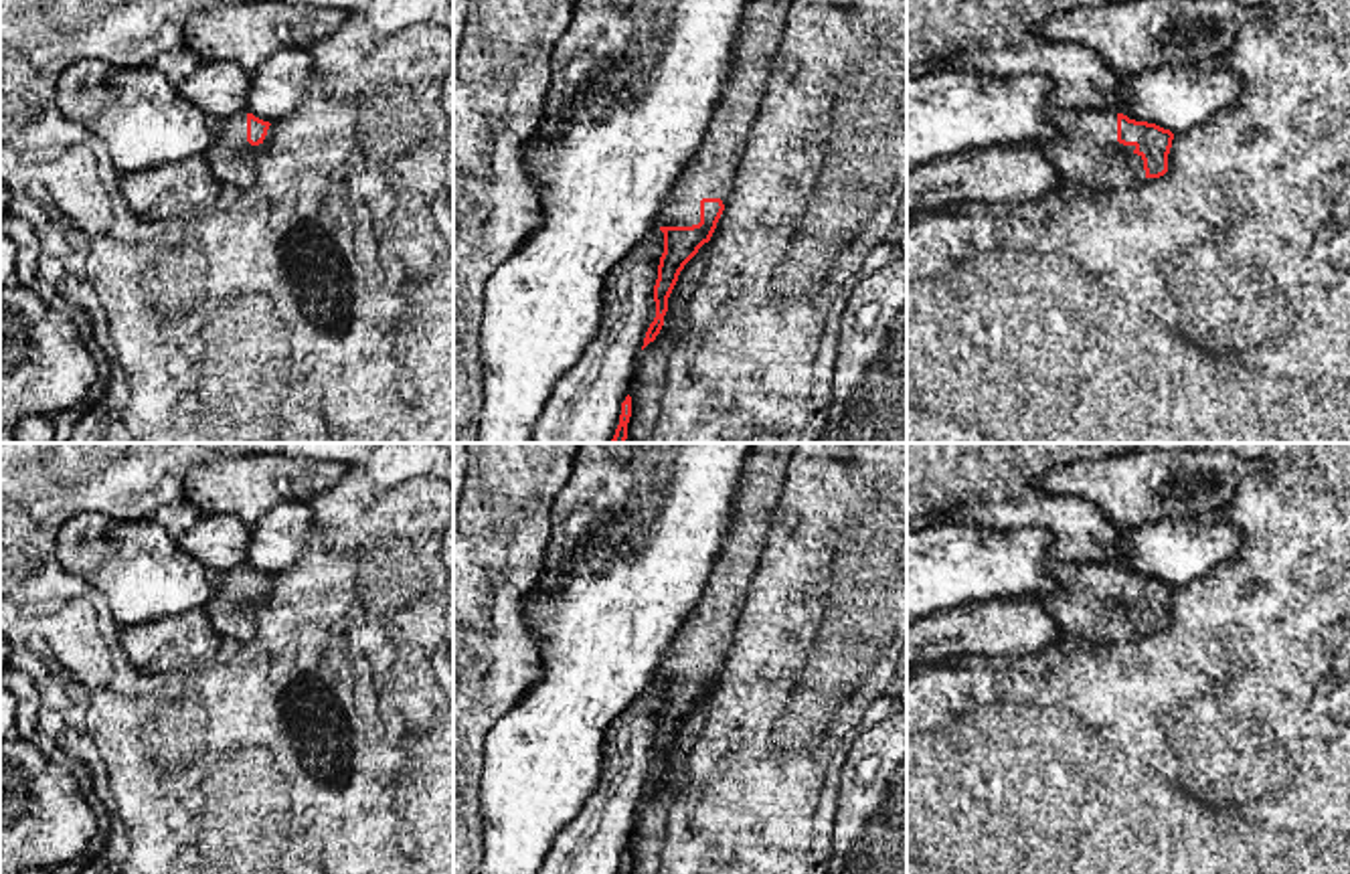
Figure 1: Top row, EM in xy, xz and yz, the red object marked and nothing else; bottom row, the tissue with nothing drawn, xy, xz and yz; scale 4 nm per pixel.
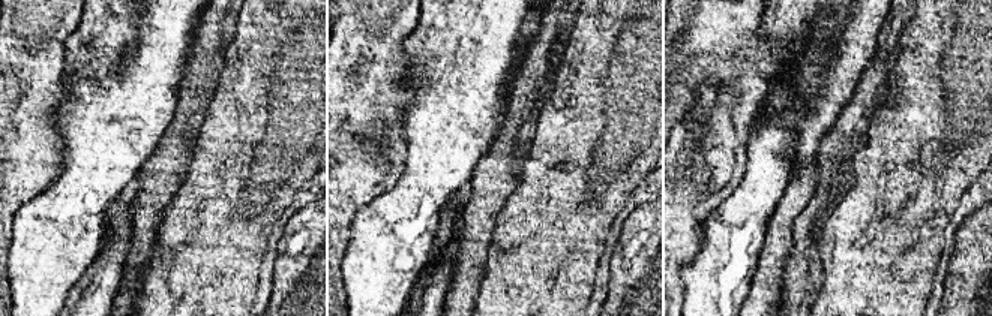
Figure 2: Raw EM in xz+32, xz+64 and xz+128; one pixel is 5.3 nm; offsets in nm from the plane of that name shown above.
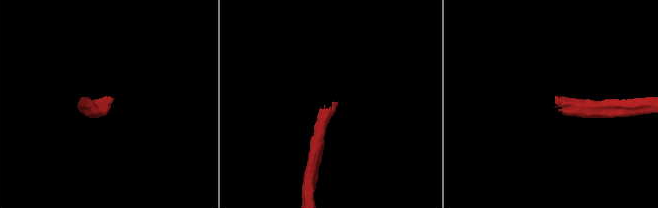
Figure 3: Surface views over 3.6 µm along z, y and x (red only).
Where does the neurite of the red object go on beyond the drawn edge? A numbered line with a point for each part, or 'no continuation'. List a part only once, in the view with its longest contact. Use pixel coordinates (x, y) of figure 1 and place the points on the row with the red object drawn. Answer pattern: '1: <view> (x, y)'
1: xz (711, 170)

